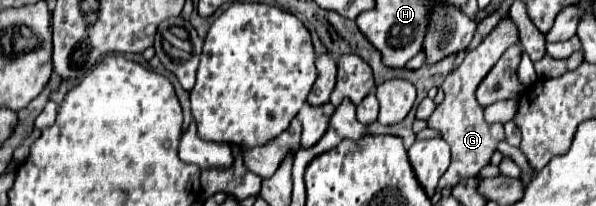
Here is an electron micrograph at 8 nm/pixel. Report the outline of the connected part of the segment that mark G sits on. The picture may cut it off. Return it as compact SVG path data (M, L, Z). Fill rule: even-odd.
M510 18L500 20L498 28L476 50L466 52L460 68L456 68L444 80L444 84L442 84L444 102L428 118L428 128L438 130L440 136L442 136L442 140L446 140L450 144L450 148L452 148L452 162L450 162L450 168L440 178L438 190L452 188L462 178L470 178L470 176L478 174L484 166L490 164L490 158L496 152L498 142L504 140L504 128L502 128L502 124L488 124L484 120L484 110L482 110L482 106L478 106L478 100L476 100L474 92L476 92L478 84L482 82L482 78L498 62L498 58L502 56L502 52L506 50L506 46L510 46L510 42L514 42L514 38L518 38L518 32L516 32L516 26L510 22Z

